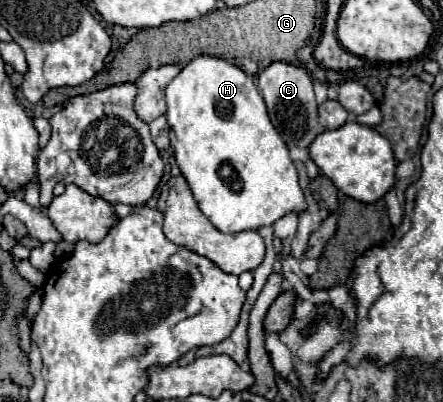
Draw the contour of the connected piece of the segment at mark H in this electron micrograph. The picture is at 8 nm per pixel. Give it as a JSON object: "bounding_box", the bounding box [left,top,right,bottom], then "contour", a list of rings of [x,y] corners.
{"bounding_box":[165,55,307,233],"contour":[[[199,55],[191,59],[167,85],[165,117],[171,127],[171,145],[177,167],[187,179],[201,213],[219,231],[239,233],[247,229],[259,229],[263,225],[273,225],[289,211],[299,213],[307,207],[287,145],[275,131],[267,115],[263,95],[255,87],[253,77],[249,77],[241,67],[211,55]]]}

